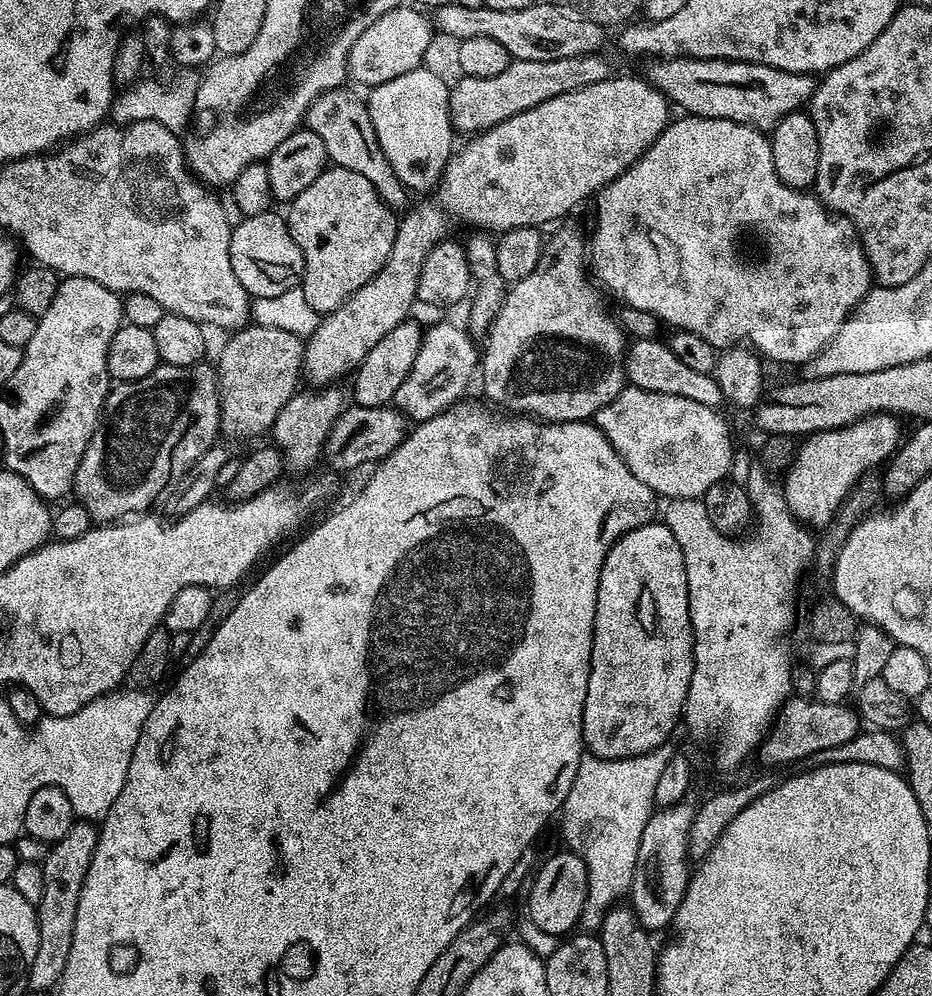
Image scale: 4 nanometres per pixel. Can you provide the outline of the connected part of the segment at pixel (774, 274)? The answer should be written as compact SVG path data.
M685 115L680 119L684 120L673 119L671 123L669 123L668 127L664 129L663 134L638 158L638 162L634 162L634 166L627 168L621 176L614 178L614 182L605 184L604 187L596 193L594 197L594 203L596 203L596 221L592 224L592 240L590 236L586 244L586 256L590 264L592 260L592 268L590 267L591 275L595 277L605 289L608 287L614 295L621 296L621 298L624 299L623 303L627 305L627 307L637 308L646 314L654 314L657 320L663 322L665 325L673 324L671 326L673 329L698 334L698 338L706 338L706 342L710 342L710 346L714 346L718 350L727 350L745 344L747 347L759 353L761 357L767 358L767 356L769 356L770 359L781 360L784 364L807 365L808 361L815 358L816 355L832 341L834 336L838 334L840 327L848 321L853 310L863 302L864 297L867 296L870 289L874 287L872 268L868 264L868 259L864 253L864 247L860 244L860 236L856 233L856 228L845 216L829 212L828 209L821 204L819 196L808 190L786 186L782 182L782 178L778 178L778 174L774 170L772 141L761 129L751 128L745 124L730 122L729 120L715 120L714 118L702 118L701 116Z

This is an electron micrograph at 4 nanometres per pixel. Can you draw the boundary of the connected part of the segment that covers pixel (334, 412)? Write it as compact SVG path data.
M320 386L308 390L312 392L300 390L290 398L290 402L286 402L286 406L282 406L278 418L272 423L270 436L276 439L273 440L275 447L280 449L289 469L304 472L316 459L321 459L328 432L346 407L344 396L338 389L336 386Z

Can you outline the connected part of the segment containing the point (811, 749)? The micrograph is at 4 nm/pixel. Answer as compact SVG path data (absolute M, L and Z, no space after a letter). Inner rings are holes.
M793 695L784 701L770 725L770 731L759 741L758 752L760 748L760 760L764 764L803 762L819 751L843 746L861 731L862 721L847 703L827 704L815 698Z

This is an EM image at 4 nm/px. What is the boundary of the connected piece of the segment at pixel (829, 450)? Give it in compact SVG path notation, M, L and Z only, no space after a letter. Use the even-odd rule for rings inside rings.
M892 414L863 416L845 428L835 428L825 432L813 431L803 441L791 457L792 465L788 468L788 477L782 483L782 491L789 510L797 520L809 529L823 530L834 518L850 490L864 476L876 467L883 465L892 453L900 447L901 421Z

